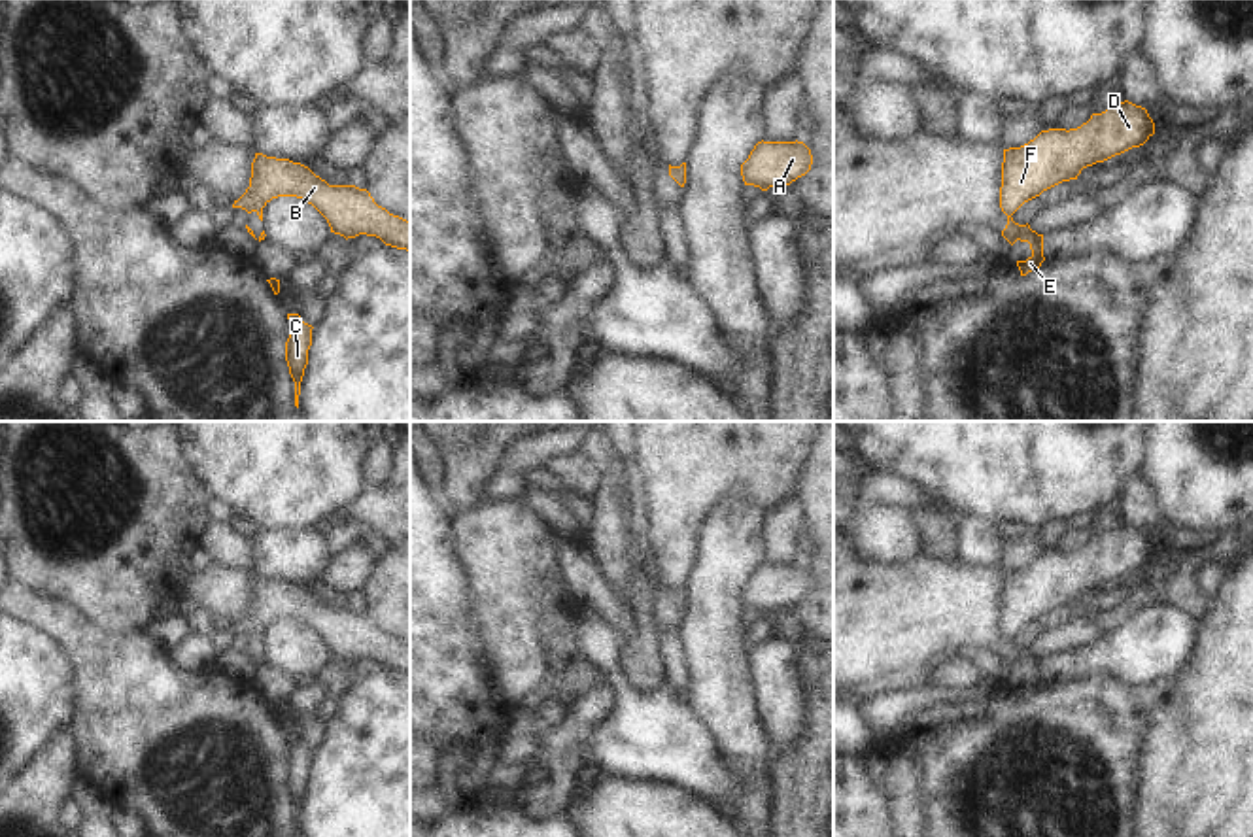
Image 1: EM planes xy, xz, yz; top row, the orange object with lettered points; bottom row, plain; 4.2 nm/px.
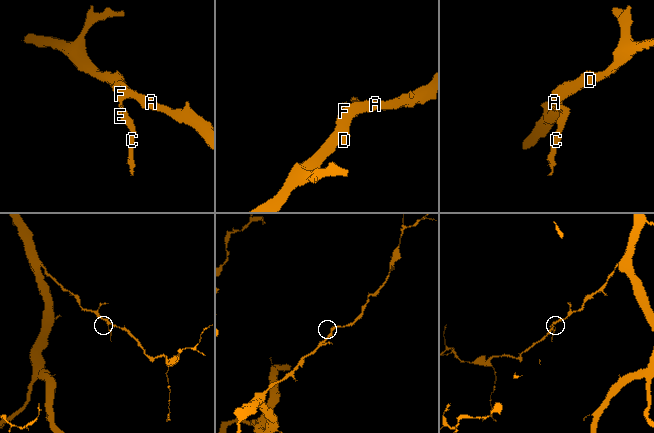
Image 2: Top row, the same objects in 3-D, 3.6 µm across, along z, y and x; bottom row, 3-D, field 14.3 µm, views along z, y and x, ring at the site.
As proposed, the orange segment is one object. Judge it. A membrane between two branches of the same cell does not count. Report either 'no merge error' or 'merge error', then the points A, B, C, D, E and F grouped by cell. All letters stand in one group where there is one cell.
merge error | A B D F / C E

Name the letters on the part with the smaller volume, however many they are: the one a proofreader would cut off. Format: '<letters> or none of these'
C, E

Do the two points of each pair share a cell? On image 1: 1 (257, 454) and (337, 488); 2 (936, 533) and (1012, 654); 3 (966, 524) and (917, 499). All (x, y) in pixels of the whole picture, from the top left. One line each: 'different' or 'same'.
1: same
2: different
3: same

